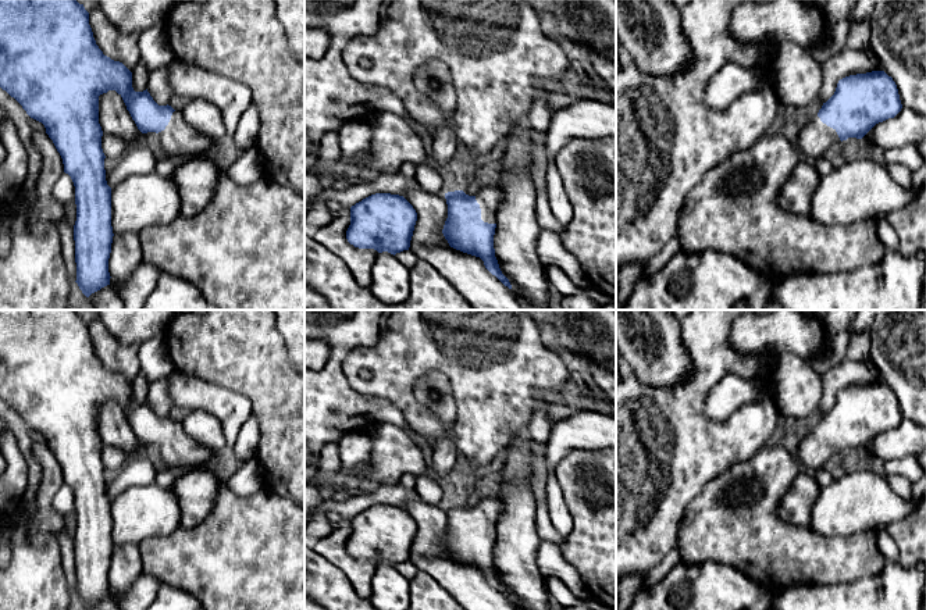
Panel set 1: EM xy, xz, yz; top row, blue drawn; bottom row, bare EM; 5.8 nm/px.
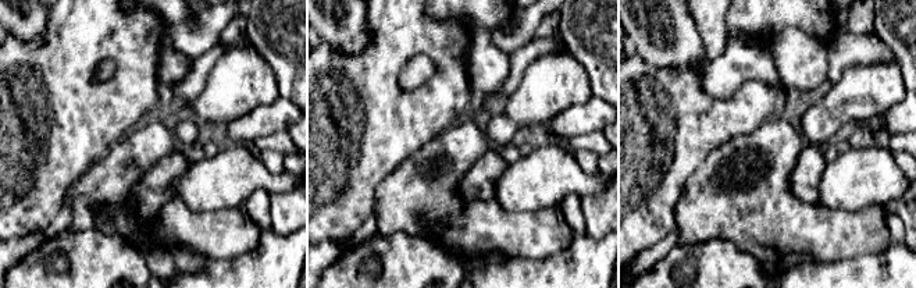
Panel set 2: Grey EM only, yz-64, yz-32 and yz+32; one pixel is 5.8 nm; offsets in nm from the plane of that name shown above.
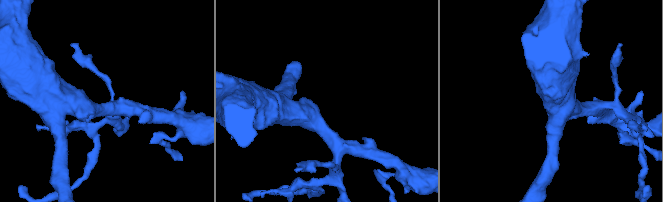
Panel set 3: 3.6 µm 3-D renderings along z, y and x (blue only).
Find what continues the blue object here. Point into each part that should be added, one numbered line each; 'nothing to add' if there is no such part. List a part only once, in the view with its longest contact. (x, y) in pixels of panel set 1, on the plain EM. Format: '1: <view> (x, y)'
1: xz (490, 509)

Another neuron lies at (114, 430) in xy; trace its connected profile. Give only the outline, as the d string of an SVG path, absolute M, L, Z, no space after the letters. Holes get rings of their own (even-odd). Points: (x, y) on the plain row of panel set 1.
M115 402L99 407L99 435L103 445L121 449L128 459L142 452L142 443Z

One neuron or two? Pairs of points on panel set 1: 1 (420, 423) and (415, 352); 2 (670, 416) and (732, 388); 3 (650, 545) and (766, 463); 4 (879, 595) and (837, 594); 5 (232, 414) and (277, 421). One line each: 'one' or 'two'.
1: one
2: two
3: two
4: one
5: two

